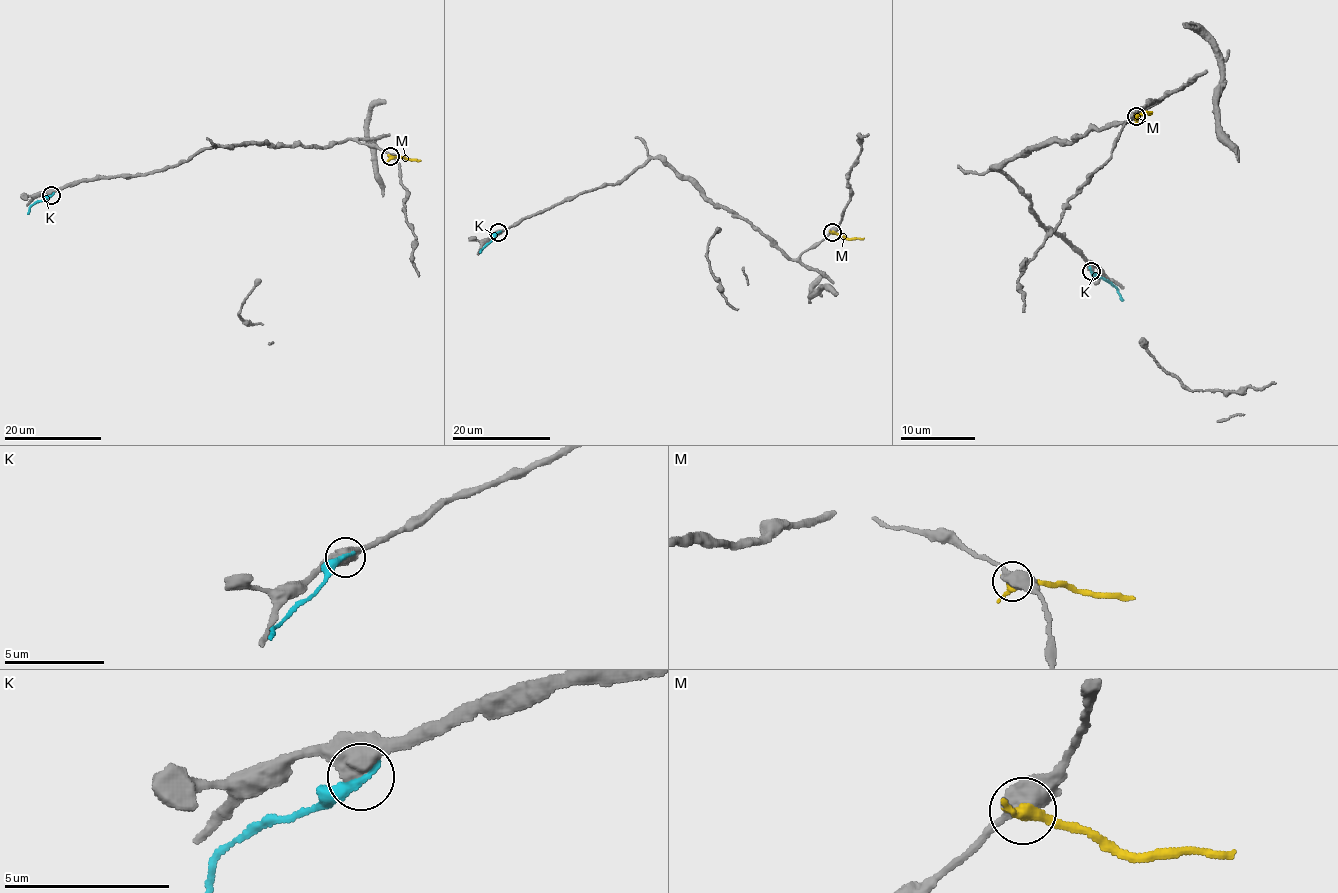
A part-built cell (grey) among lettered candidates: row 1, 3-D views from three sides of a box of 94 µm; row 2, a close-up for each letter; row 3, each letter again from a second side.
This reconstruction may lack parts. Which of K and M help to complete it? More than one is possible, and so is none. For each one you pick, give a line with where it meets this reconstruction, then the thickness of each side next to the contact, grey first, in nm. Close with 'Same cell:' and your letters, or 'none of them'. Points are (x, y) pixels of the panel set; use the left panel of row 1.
Same cell: none of them

